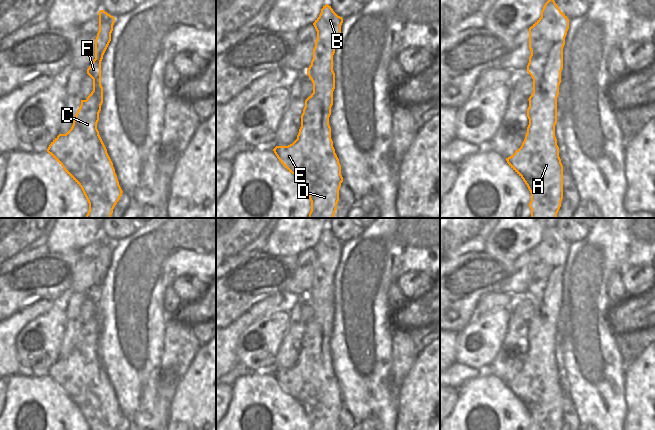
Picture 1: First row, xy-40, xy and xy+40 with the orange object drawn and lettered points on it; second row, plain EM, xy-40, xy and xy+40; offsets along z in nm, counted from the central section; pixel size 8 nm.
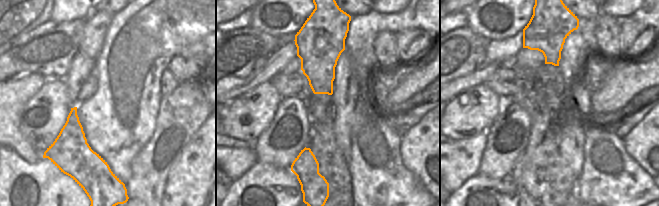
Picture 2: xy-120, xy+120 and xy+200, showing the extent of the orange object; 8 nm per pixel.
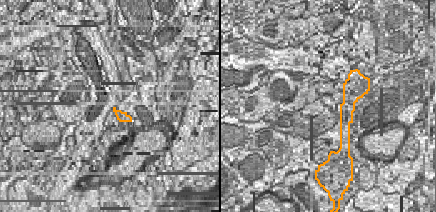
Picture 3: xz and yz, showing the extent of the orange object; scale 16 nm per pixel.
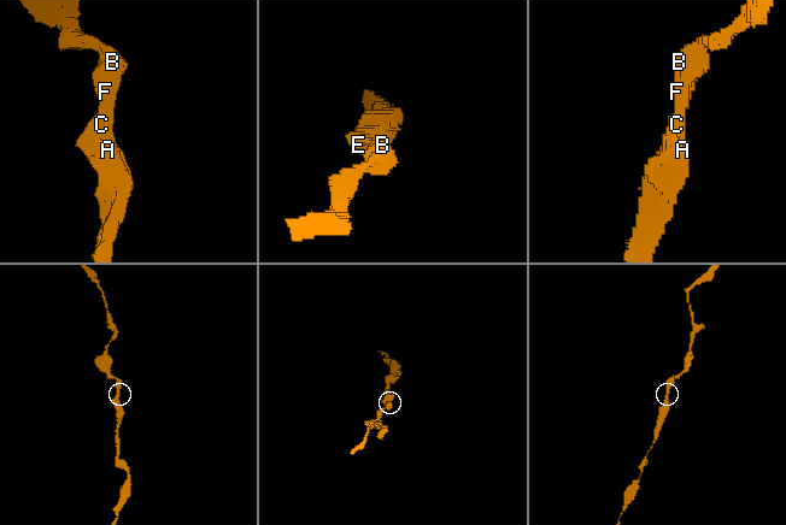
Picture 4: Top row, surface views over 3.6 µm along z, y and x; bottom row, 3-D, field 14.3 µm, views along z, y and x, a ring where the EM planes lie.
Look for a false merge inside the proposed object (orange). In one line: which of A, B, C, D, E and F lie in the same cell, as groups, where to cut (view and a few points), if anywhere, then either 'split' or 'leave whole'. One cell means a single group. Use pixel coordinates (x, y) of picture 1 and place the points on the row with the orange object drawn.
A B C D E F; no cut; leave whole

